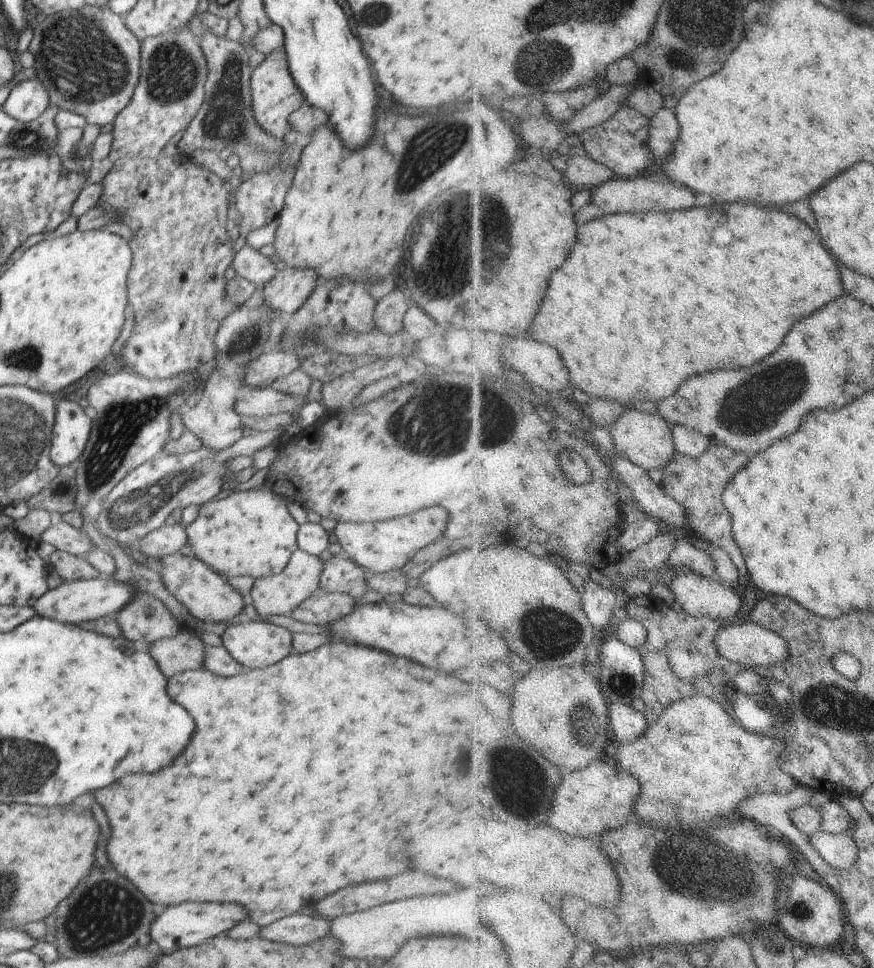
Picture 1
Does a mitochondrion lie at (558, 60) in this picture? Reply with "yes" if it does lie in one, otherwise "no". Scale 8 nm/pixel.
yes

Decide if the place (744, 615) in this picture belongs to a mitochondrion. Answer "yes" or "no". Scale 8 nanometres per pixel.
no

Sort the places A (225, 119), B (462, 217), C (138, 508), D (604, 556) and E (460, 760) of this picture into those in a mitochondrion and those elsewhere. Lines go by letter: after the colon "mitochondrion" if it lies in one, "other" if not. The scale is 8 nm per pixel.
A: mitochondrion
B: mitochondrion
C: mitochondrion
D: other
E: mitochondrion

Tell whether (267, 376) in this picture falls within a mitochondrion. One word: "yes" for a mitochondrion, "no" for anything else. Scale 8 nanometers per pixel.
no

